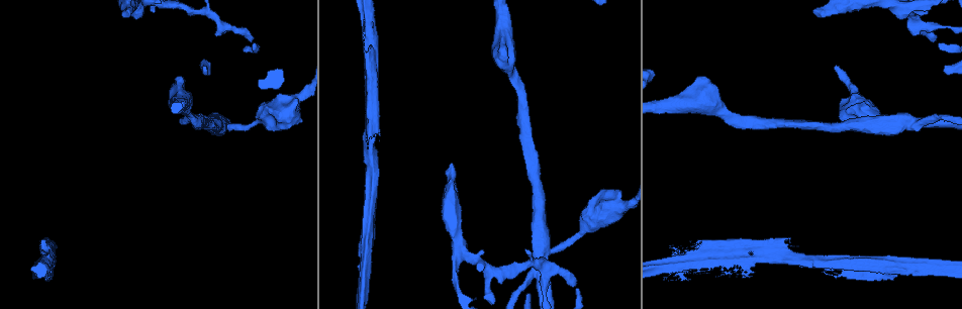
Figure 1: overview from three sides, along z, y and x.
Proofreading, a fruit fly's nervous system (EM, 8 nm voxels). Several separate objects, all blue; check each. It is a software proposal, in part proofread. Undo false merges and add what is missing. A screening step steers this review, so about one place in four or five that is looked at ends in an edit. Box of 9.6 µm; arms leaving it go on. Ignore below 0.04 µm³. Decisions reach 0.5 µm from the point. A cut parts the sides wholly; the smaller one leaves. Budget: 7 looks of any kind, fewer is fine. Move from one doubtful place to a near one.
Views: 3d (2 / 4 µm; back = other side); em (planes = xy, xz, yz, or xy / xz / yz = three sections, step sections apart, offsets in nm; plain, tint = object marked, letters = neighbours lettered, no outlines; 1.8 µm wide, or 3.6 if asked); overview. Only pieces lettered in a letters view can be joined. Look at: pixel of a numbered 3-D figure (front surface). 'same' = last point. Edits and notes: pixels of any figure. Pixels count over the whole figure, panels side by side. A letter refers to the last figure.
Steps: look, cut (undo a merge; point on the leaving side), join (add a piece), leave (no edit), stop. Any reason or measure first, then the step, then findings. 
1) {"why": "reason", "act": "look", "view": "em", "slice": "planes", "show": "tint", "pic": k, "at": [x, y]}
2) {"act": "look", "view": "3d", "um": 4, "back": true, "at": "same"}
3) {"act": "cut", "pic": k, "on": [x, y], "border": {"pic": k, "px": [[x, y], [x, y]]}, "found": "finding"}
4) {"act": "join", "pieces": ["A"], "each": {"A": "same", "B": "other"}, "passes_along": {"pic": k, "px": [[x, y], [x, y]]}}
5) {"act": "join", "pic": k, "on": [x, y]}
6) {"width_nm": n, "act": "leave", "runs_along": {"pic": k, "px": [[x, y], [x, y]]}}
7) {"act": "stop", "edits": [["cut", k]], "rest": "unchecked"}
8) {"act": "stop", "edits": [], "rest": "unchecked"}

{"why": "abrupt turn", "act": "look", "view": "em", "slice": "planes", "show": "letters", "pic": 1, "at": [901, 124]}

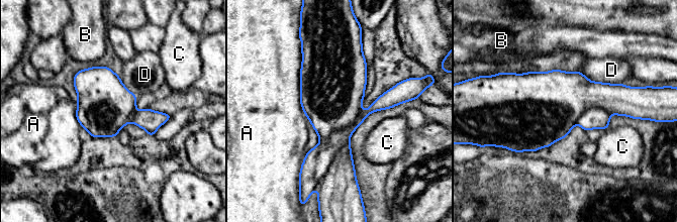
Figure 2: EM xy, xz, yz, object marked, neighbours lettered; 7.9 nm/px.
{"longest_contact_nm": ["A", 550], "act": "cut", "pic": 2, "on": [323, 153], "each": {"A": "other", "B": "other", "C": "other", "D": "other"}, "part_leaving": {"pic": 2, "px": [[396, 89], [319, 157], [306, 159]]}, "found": "two neurons meet here"}

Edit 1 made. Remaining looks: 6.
{"act": "look", "view": "overview"}

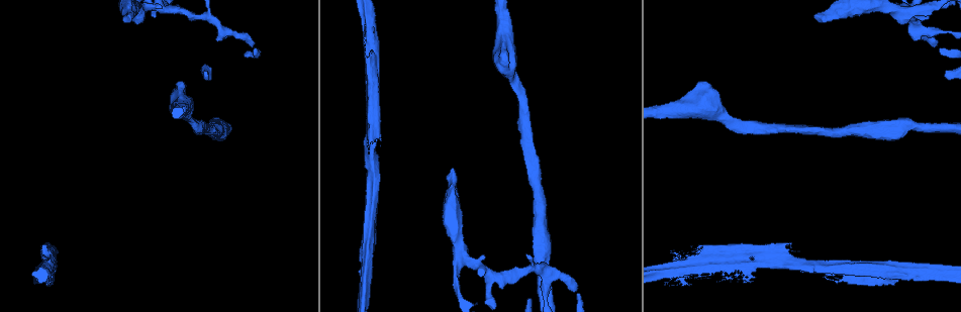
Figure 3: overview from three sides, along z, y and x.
{"why": "an open end", "act": "look", "view": "em", "slice": "planes", "show": "letters", "pic": 3, "at": [455, 170]}

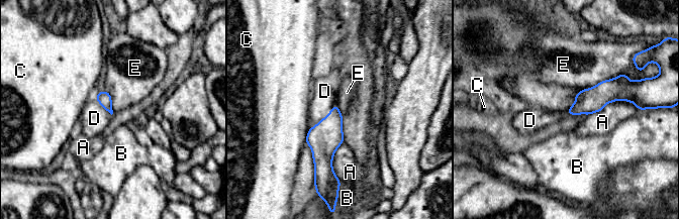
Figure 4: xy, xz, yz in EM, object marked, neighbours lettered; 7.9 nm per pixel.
{"act": "join", "pieces": ["D"], "each": {"A": "other", "B": "other", "C": "other", "D": "same", "E": "other"}, "found": "it goes on there"}

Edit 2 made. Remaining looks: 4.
{"why": "free end", "act": "look", "view": "em", "slice": "planes", "show": "letters", "pic": 3, "at": [751, 281]}

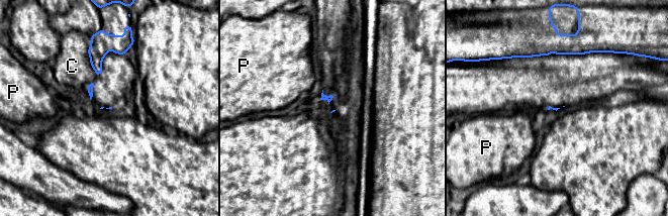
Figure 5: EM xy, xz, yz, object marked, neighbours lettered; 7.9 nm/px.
{"longest_contact_nm": ["C", 240], "act": "leave", "each": {"C": "other", "P": "other"}, "border": {"pic": 5, "px": [[88, 46], [89, 62], [96, 76]]}, "found": "none of them fits"}

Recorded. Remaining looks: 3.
{"act": "stop", "edits": [["cut", 2], ["join", 4]], "rest": "unchecked"}

